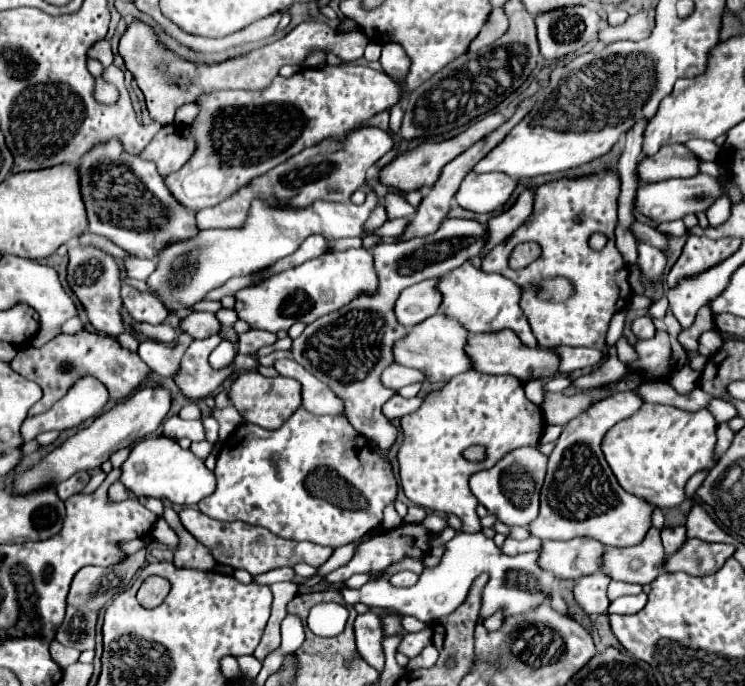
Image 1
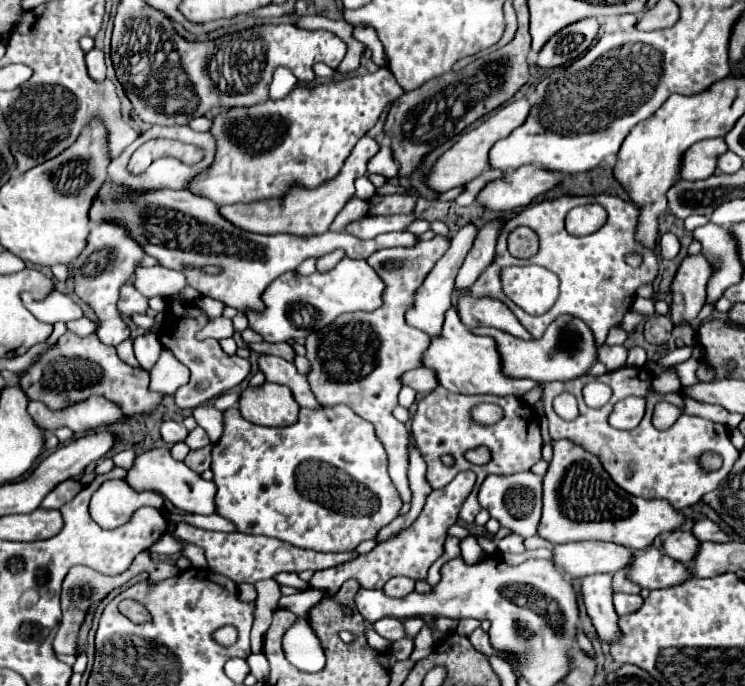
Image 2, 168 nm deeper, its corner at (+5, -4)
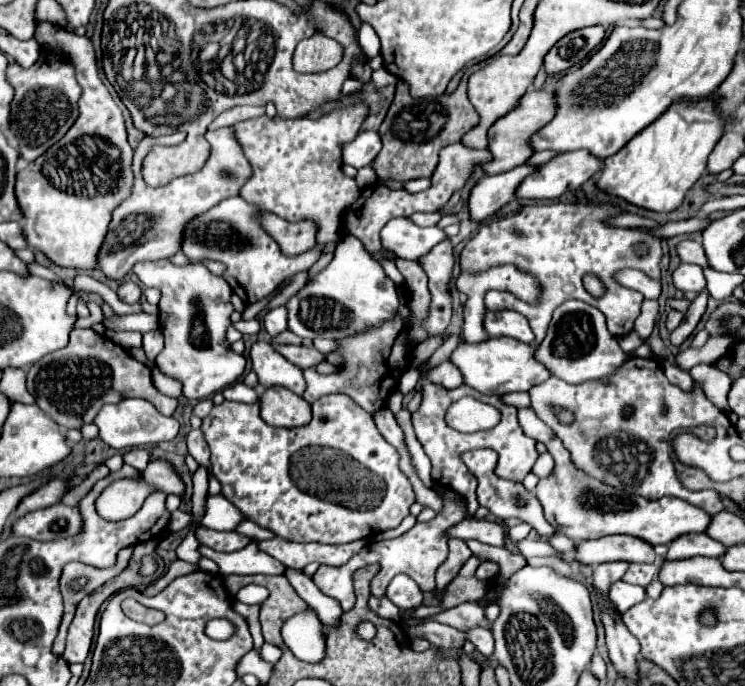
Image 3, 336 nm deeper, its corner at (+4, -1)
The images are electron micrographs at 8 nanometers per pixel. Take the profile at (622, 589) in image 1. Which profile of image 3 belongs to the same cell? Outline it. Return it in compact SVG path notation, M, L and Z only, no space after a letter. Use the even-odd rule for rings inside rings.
M631 564L629 570L625 572L623 580L629 584L637 584L637 586L647 586L657 574L657 566L655 564Z

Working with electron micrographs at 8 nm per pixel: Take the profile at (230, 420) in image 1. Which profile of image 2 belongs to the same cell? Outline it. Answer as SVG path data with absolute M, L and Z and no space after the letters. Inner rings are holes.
M210 403L206 405L200 405L192 411L196 423L208 433L212 445L222 437L222 431L224 431L224 413L218 411L216 407L212 407Z

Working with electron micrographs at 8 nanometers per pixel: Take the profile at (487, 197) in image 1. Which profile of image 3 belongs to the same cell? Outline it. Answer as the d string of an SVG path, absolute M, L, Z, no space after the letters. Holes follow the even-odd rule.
M575 150L561 154L539 170L527 176L517 188L517 198L559 198L571 190L581 188L591 176L603 168L601 158L587 154L587 150Z

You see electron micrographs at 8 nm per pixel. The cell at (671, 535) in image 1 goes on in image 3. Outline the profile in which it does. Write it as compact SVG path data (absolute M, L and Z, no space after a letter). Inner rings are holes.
M687 534L687 536L679 536L675 542L669 544L669 552L667 552L667 560L685 560L685 558L693 558L693 556L713 556L713 558L721 558L725 554L725 546L713 538L709 538L707 534Z

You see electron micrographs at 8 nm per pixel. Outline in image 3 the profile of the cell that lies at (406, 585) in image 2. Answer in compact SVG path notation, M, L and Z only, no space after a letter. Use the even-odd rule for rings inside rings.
M397 574L387 588L387 598L401 610L415 610L417 606L421 606L423 592L409 576Z

